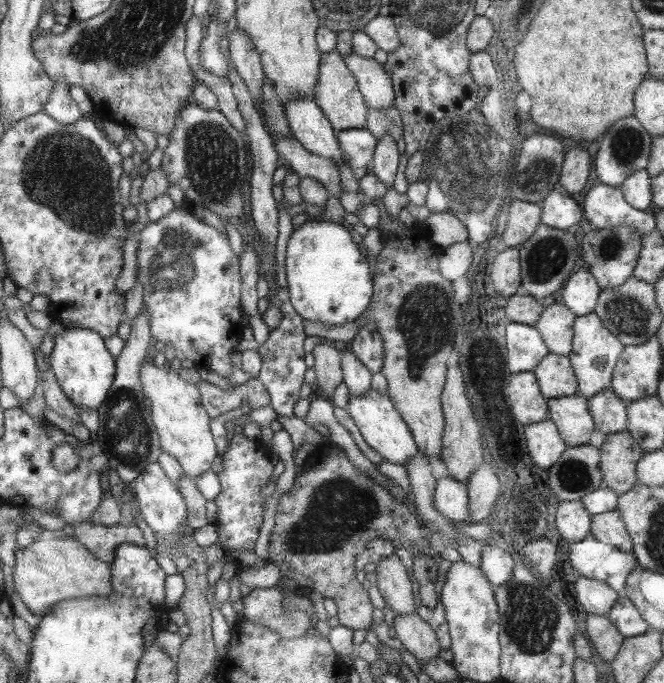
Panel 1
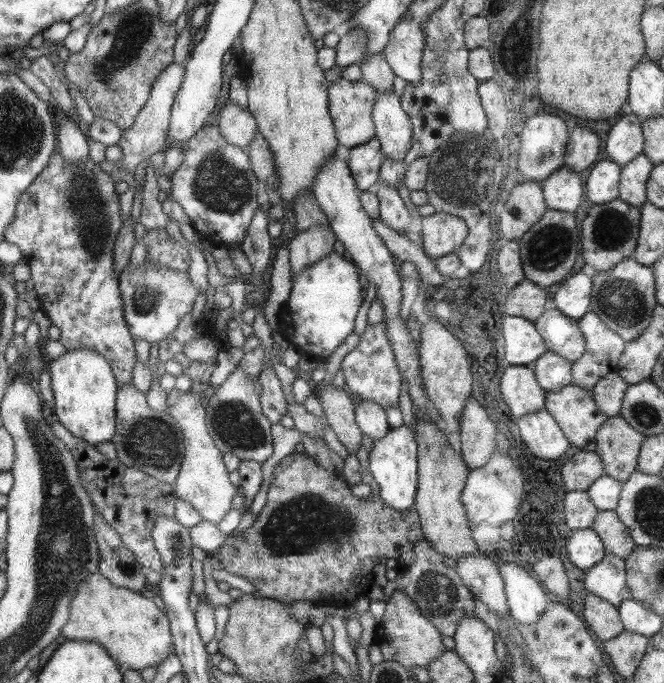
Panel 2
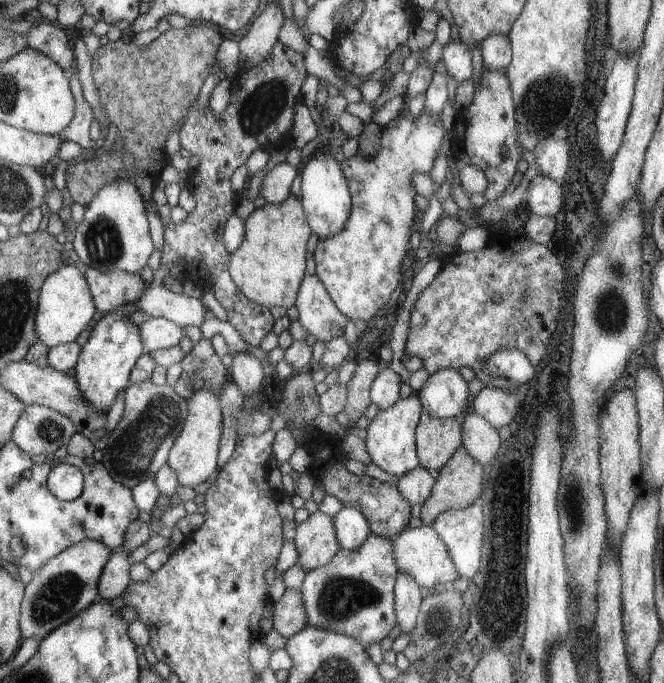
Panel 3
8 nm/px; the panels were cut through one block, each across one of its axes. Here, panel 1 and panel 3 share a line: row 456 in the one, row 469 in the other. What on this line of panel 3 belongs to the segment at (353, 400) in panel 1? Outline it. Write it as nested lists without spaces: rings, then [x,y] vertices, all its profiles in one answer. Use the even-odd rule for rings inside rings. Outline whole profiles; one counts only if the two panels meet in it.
[[[411,393],[406,398],[398,398],[398,402],[388,410],[379,410],[367,428],[365,446],[372,464],[398,479],[408,475],[420,464],[417,456],[416,433],[424,413],[424,406],[421,405],[419,393],[416,393]]]

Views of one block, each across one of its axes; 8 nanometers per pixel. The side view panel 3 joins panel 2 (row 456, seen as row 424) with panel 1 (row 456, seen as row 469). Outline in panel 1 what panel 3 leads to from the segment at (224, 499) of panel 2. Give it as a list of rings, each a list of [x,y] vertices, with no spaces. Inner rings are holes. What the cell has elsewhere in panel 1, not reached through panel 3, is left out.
[[[148,355],[140,372],[142,391],[146,401],[152,407],[151,416],[159,435],[163,452],[178,460],[183,472],[192,480],[212,468],[212,461],[217,456],[217,447],[211,434],[210,418],[202,404],[200,392],[196,386],[178,378],[177,365],[170,370],[155,366],[153,356]]]

